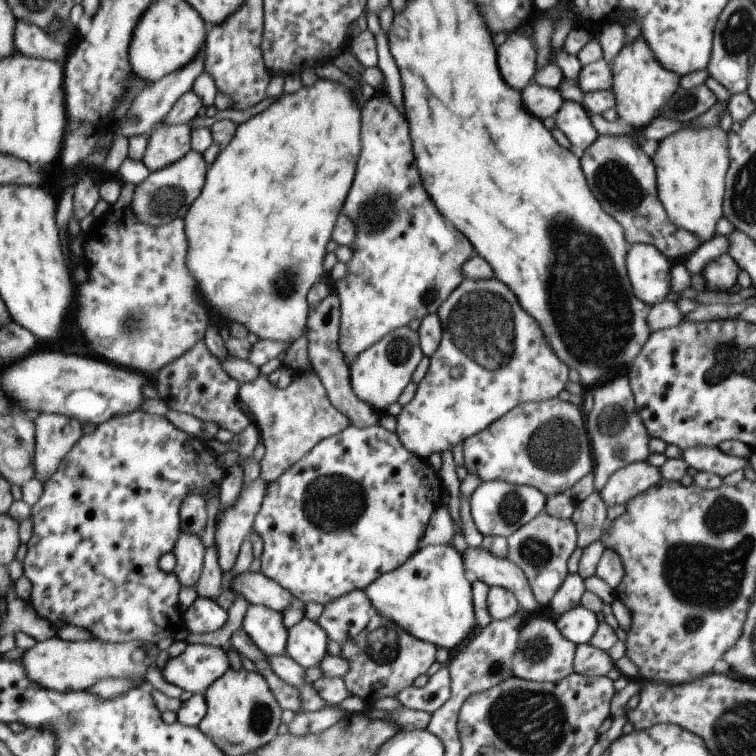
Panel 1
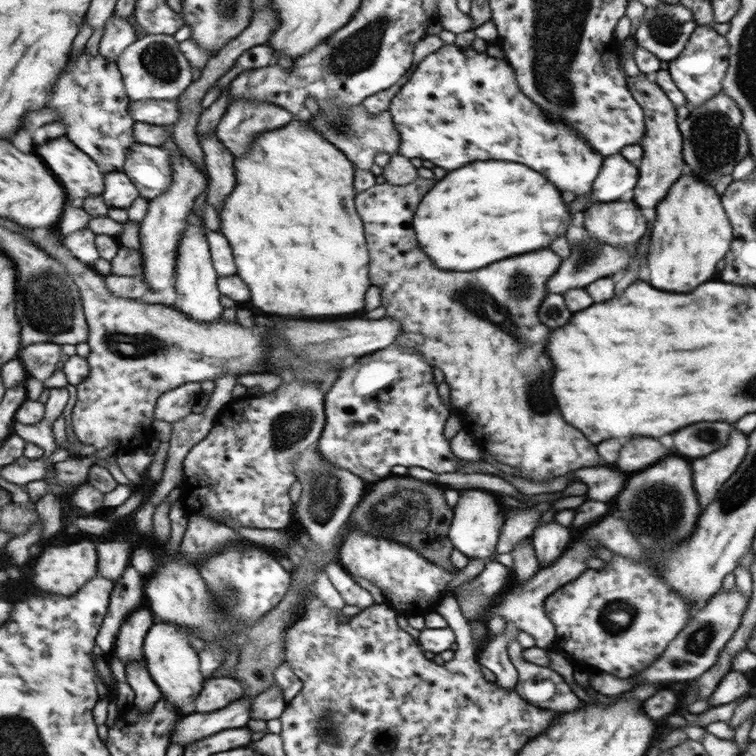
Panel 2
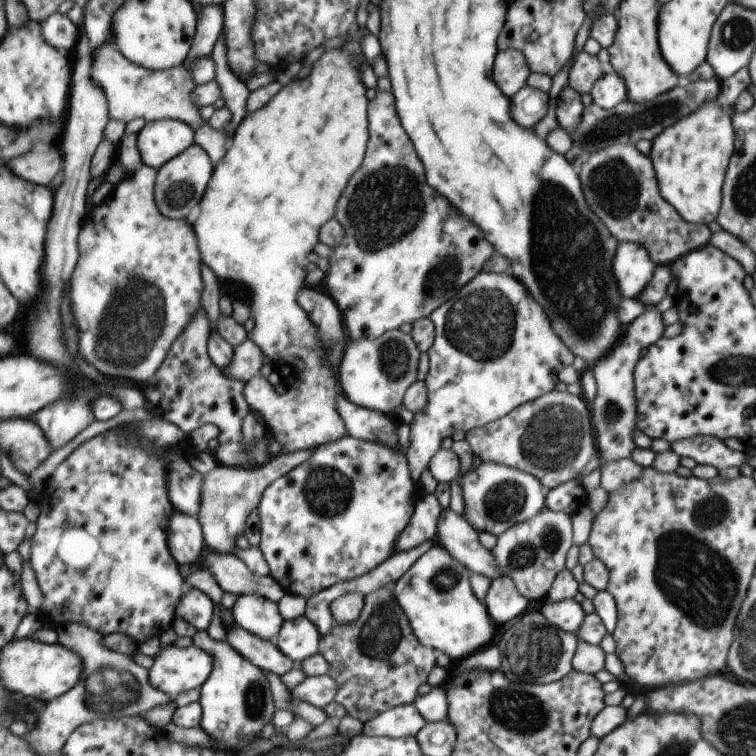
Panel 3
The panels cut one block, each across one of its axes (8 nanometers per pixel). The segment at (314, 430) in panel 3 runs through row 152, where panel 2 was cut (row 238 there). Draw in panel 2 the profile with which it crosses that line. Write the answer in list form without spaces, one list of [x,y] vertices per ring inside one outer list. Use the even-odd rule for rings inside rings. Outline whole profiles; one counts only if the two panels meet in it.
[[[298,115],[281,129],[275,129],[261,133],[257,140],[253,138],[253,144],[249,150],[251,154],[244,154],[242,157],[233,158],[235,170],[235,188],[227,197],[225,208],[219,212],[220,231],[231,243],[231,254],[233,255],[234,265],[236,266],[235,275],[247,285],[250,294],[250,300],[247,306],[255,312],[267,312],[267,314],[277,314],[277,316],[291,316],[291,318],[325,318],[325,316],[341,316],[341,314],[353,314],[361,310],[363,306],[363,294],[369,288],[367,280],[367,262],[368,252],[362,229],[362,222],[359,216],[353,210],[353,166],[350,159],[346,157],[334,145],[327,142],[322,134],[316,133],[311,125],[303,121],[303,116]]]

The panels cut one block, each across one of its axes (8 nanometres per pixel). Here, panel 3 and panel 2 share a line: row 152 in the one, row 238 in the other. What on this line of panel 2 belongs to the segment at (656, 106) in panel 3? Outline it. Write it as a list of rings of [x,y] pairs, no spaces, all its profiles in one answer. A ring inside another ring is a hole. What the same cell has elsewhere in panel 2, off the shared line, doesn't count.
[[[584,234],[584,237],[577,241],[577,245],[571,247],[569,255],[561,260],[557,272],[549,280],[549,290],[551,294],[563,294],[569,288],[584,287],[603,277],[615,277],[618,270],[625,268],[629,259],[630,256],[624,250],[598,242]]]

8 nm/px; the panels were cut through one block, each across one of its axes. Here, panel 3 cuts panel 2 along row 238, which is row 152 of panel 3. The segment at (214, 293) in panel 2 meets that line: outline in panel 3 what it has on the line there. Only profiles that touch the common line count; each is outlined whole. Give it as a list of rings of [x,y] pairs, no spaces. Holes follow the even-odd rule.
[[[197,143],[191,145],[177,157],[172,158],[161,169],[158,169],[156,184],[156,201],[163,214],[174,219],[189,219],[198,213],[200,204],[213,178],[215,164],[209,153]]]

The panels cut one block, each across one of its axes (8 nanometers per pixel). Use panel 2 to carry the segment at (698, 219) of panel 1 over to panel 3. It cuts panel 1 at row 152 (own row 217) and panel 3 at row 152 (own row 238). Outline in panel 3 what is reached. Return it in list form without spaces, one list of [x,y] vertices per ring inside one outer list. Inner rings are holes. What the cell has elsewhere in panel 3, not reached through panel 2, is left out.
[[[715,98],[703,101],[689,116],[677,119],[651,142],[651,162],[655,170],[659,194],[687,222],[709,224],[715,220],[720,207],[720,188],[727,160],[733,152],[731,118]]]

